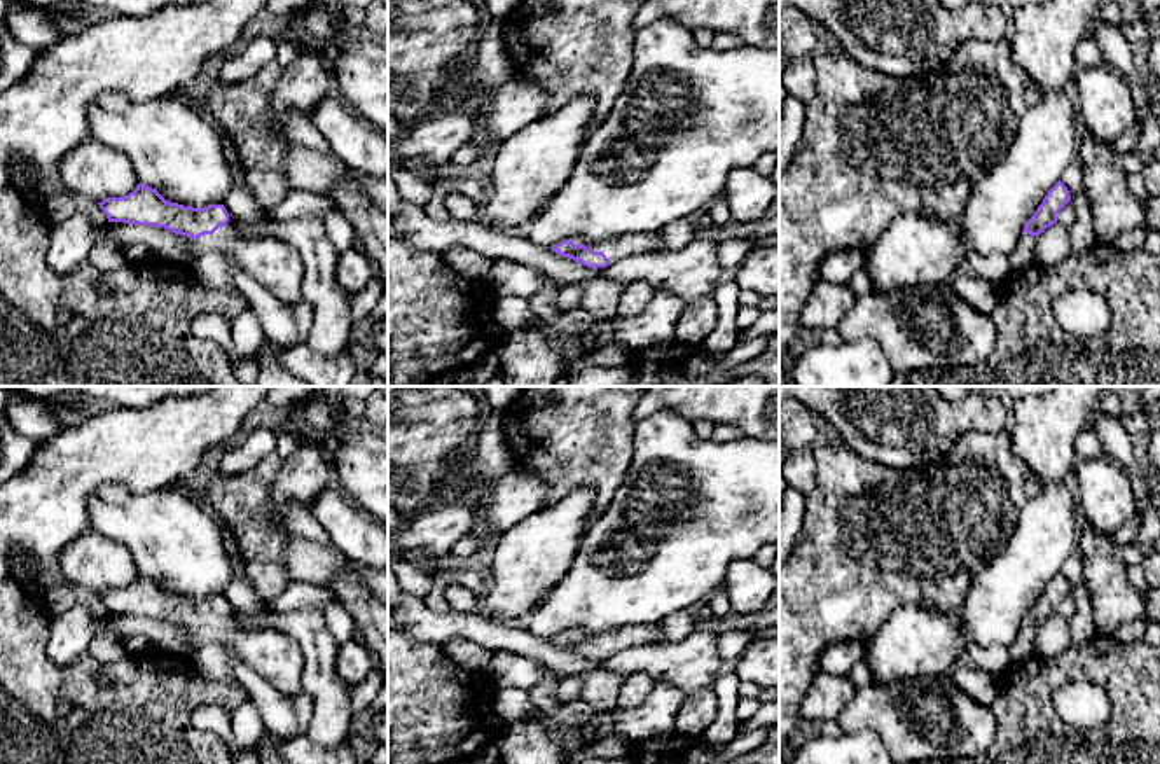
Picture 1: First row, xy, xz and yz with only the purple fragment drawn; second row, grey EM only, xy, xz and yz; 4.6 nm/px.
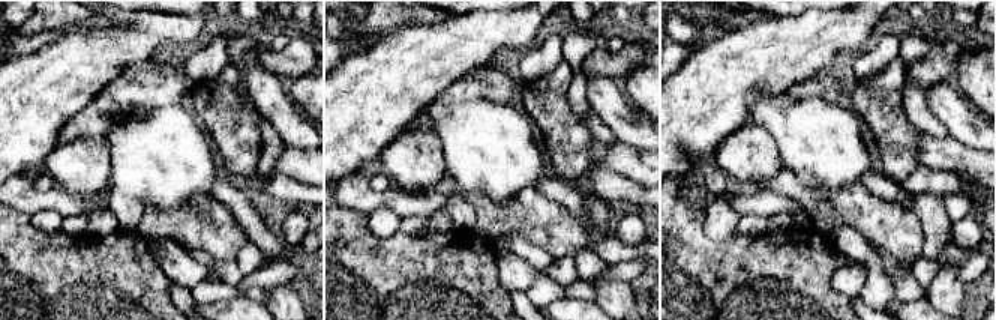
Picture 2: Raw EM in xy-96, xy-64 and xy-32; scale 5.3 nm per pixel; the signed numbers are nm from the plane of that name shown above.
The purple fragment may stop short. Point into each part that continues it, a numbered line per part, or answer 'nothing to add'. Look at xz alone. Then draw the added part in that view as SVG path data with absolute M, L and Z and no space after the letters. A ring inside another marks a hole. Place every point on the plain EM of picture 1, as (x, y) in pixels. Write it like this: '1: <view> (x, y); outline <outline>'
1: xz (617, 638); outline M624 626L613 628L601 635L590 635L582 629L571 629L575 636L585 636L594 643L603 643L608 656L620 652L622 649L639 647L639 645L657 645L664 643L660 626Z

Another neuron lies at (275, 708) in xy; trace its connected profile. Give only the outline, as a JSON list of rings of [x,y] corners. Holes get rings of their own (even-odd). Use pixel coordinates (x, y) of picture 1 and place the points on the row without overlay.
[[[225,649],[225,652],[236,680],[260,713],[266,731],[281,738],[295,738],[299,729],[290,698],[241,663],[232,649]]]

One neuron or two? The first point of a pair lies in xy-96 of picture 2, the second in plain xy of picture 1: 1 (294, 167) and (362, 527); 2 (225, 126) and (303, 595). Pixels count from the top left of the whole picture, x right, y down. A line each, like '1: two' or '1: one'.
1: two
2: two

